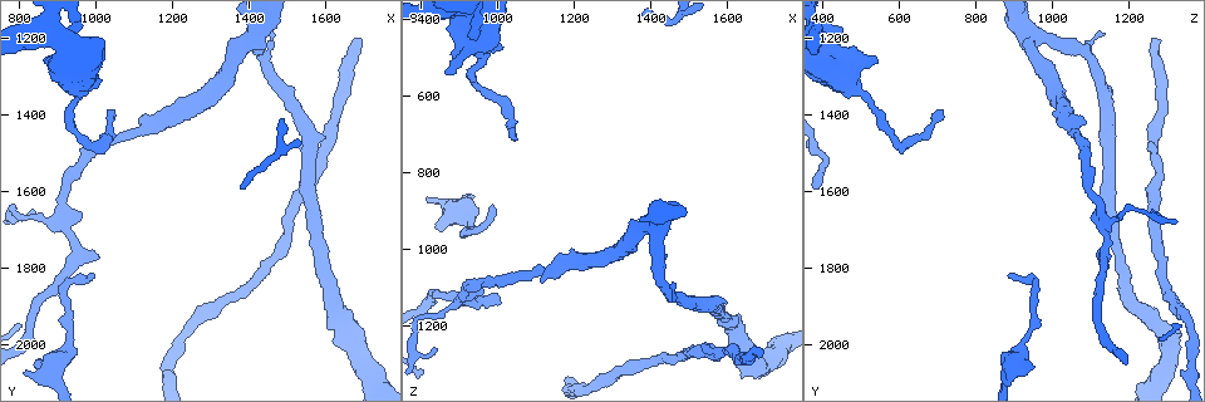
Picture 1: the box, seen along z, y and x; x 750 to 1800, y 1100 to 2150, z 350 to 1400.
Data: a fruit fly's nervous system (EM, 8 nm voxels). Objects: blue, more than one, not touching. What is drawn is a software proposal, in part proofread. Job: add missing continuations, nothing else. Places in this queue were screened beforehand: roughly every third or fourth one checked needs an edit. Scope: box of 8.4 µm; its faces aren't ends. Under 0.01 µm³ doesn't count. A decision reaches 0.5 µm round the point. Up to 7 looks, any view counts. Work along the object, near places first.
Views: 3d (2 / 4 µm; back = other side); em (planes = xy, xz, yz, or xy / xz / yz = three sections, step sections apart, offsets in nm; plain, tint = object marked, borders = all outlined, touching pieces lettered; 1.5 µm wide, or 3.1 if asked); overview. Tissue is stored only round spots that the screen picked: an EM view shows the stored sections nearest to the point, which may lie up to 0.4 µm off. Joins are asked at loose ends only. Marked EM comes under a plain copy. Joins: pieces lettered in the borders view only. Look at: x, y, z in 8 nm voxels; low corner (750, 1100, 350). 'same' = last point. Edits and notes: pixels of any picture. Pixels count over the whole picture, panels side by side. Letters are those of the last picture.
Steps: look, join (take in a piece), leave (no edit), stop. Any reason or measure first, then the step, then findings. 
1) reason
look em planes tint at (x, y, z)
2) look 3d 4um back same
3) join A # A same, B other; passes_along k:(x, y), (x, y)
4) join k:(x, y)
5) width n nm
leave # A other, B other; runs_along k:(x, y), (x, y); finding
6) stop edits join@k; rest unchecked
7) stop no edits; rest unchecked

look em xy step 4 borders at (1680, 1195, 1270)

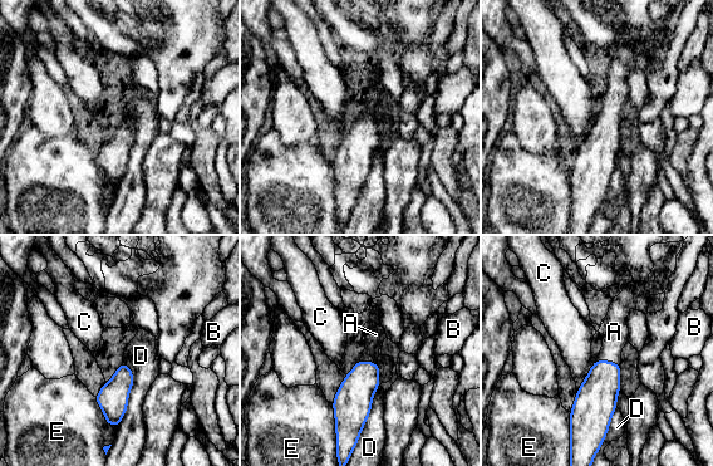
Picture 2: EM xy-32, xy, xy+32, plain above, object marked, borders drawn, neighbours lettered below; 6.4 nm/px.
join A # A same, B other, C other, D other, E other; passes_along 2:(596, 397), (606, 361), (614, 332); the cell continues

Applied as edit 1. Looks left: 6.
free end
look 3d 2um at (1535, 1495, 1255)

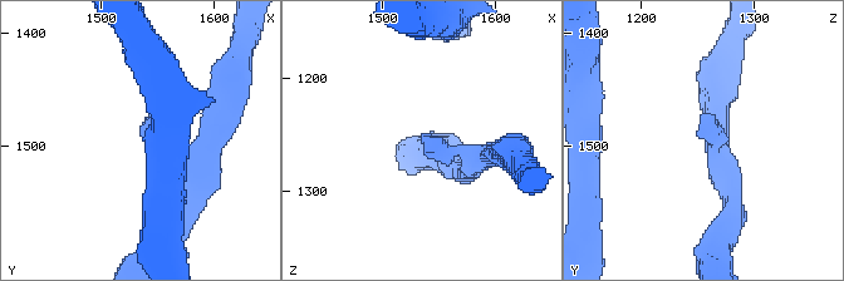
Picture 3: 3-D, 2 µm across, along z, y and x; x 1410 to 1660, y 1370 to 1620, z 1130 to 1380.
arm_widths 190, 200 nm; need the tissue
look em planes borders at (1532, 1488, 1254)

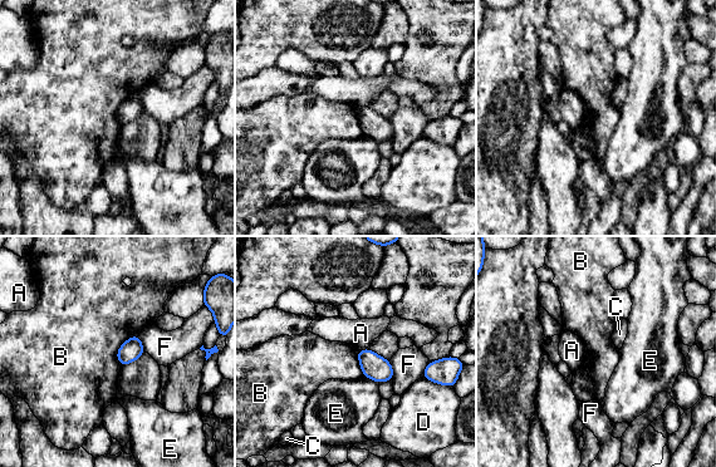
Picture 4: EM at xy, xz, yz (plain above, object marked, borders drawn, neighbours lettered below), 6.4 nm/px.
leave # A other, B other, C other, D other, E other, F other; border 4:(138, 334), (119, 347), (121, 365); no lettered piece goes on from it

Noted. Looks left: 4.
an open end
look 3d 2um at (835, 1650, 1265)

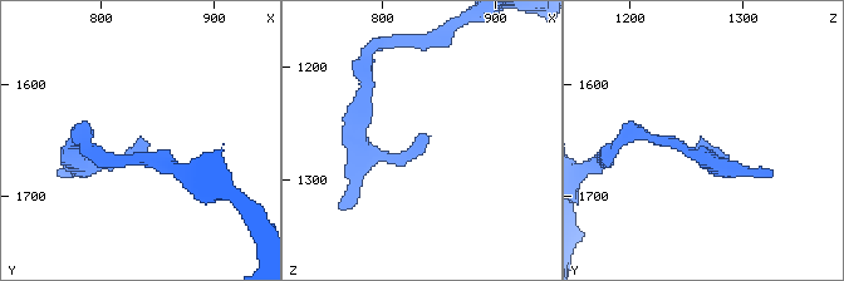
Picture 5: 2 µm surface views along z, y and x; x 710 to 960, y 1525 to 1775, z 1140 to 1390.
now the EM
look em planes borders at (830, 1656, 1260)

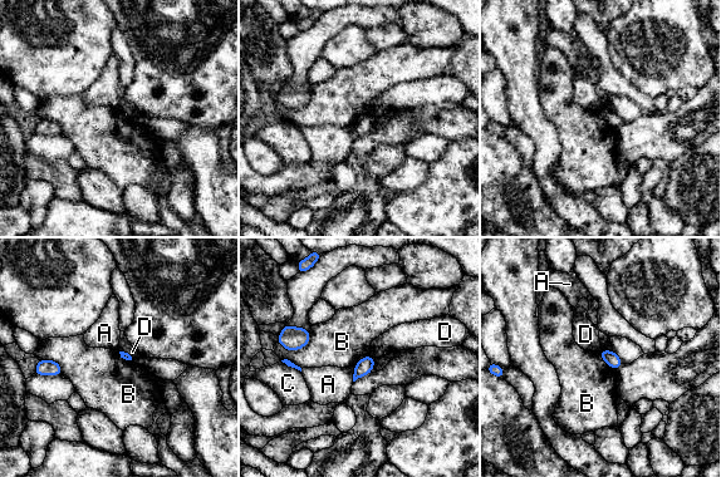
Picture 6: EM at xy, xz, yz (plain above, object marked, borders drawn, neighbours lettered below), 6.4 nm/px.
leave # A other, B other, C other, D other; border 6:(310, 333), (298, 349), (278, 342); no lettered piece goes on from it

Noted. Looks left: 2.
stop edits join@2; rest unchecked

